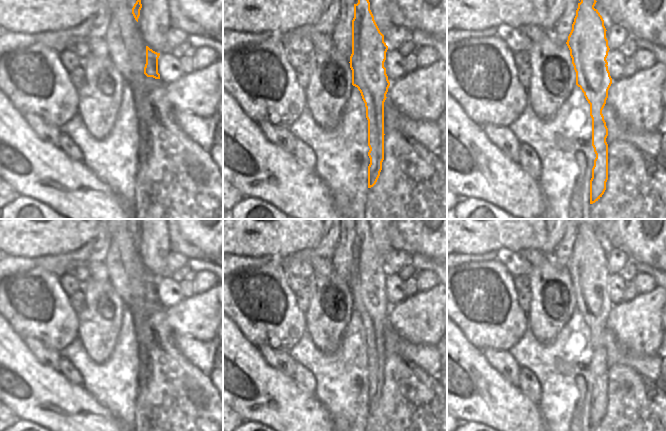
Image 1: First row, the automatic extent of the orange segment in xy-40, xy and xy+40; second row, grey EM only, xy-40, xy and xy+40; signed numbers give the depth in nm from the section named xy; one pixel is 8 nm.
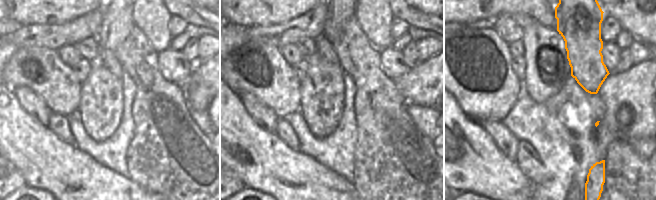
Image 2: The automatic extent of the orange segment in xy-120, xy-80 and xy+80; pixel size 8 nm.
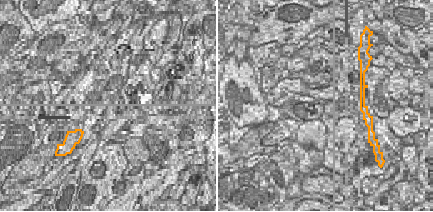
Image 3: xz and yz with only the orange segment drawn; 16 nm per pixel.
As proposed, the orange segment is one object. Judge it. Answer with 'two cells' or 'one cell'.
two cells

